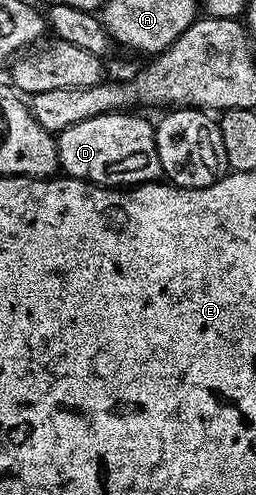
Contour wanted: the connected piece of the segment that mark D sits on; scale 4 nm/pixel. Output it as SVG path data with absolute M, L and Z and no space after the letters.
M141 113L100 115L63 129L56 136L60 170L70 179L85 179L98 187L114 189L158 182L163 172L155 149L155 127L137 114Z

